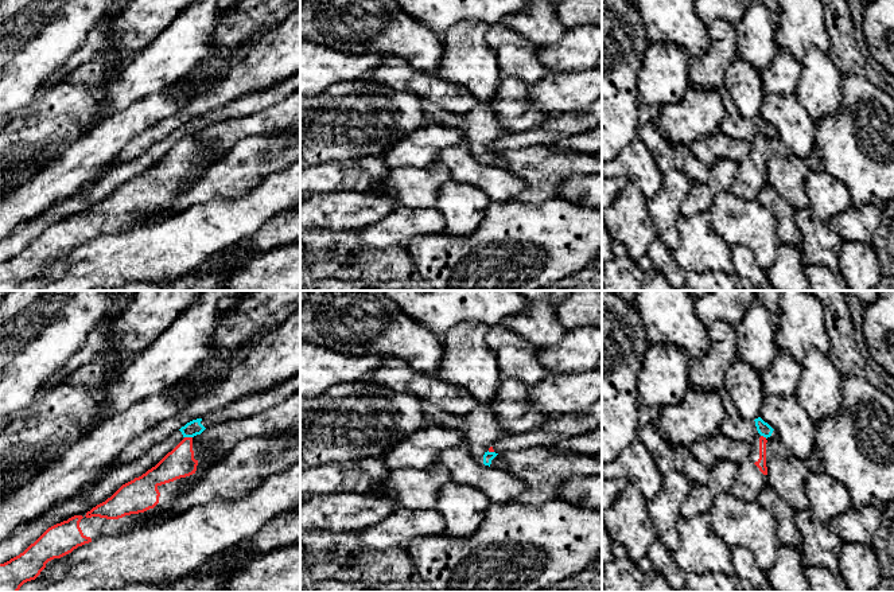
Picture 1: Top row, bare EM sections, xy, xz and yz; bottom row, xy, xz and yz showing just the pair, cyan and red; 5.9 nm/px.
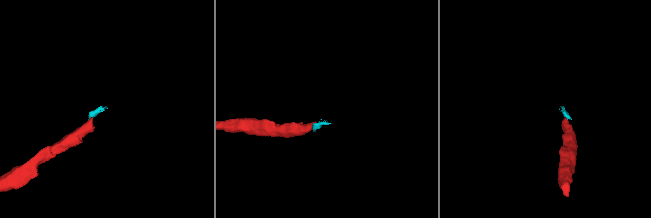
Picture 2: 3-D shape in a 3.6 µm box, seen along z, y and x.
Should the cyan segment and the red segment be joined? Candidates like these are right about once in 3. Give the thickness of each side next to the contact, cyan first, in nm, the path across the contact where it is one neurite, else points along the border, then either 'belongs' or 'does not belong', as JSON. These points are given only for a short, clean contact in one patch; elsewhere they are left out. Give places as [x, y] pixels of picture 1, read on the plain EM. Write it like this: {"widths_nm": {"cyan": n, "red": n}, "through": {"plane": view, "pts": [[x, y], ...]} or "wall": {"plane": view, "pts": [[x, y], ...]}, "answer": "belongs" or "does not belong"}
{"widths_nm": {"cyan": 90, "red": 180}, "wall": {"plane": "xy", "pts": [[185, 135], [191, 136]]}, "answer": "does not belong"}

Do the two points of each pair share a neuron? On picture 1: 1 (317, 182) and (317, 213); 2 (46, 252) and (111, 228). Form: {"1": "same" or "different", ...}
{"1": "different", "2": "same"}

